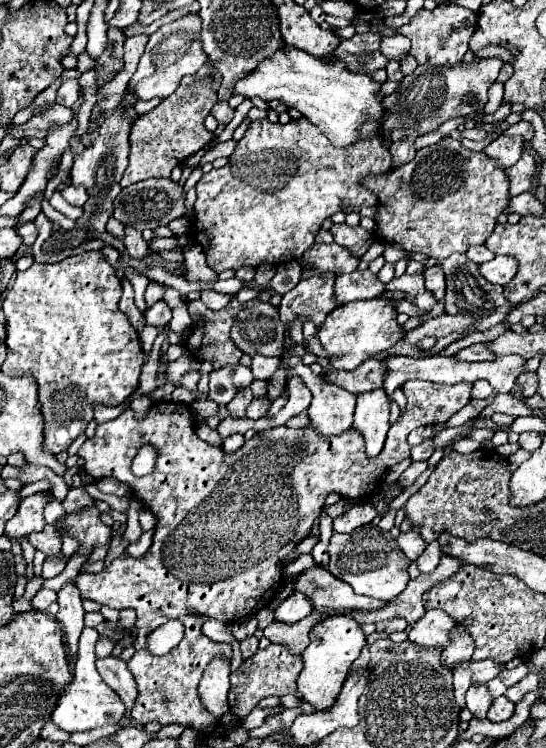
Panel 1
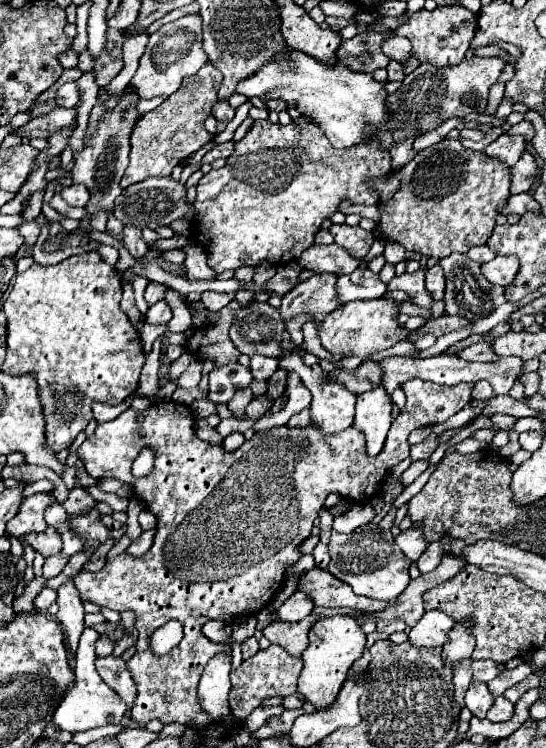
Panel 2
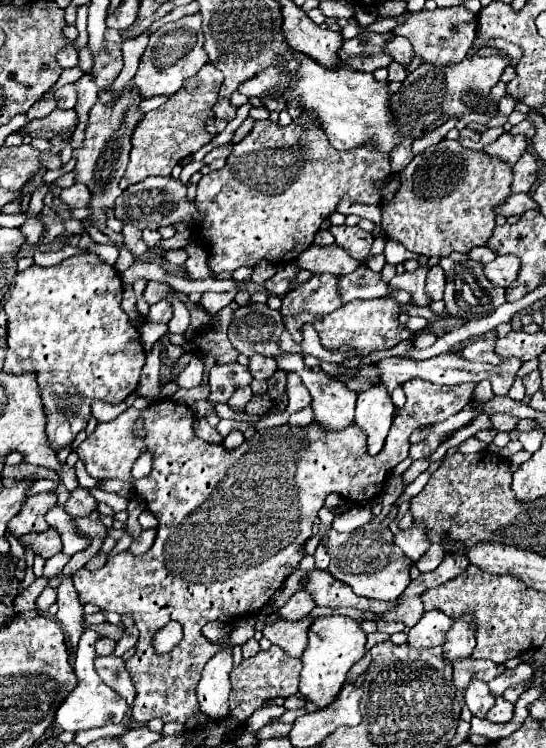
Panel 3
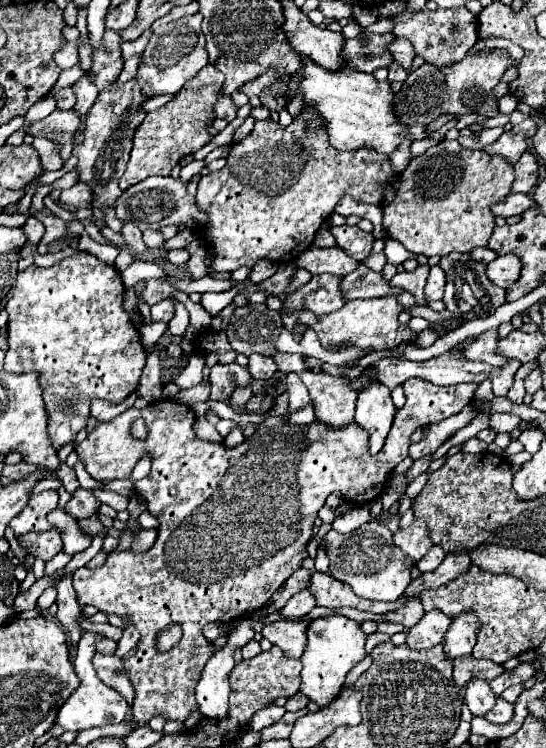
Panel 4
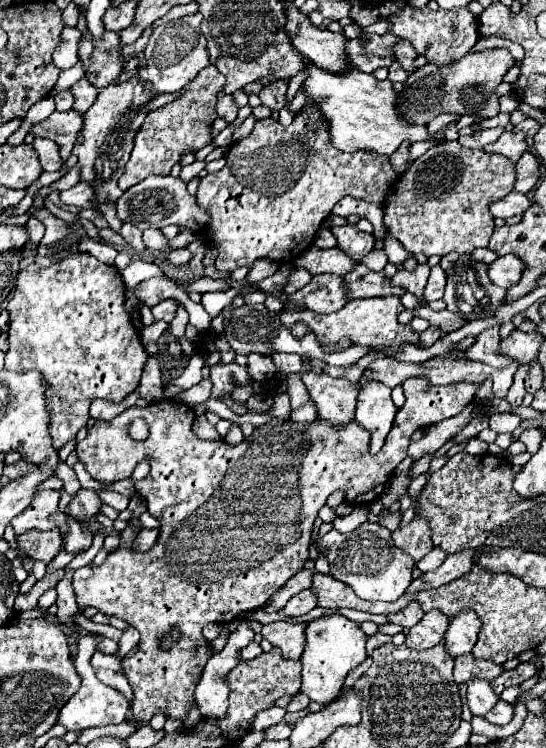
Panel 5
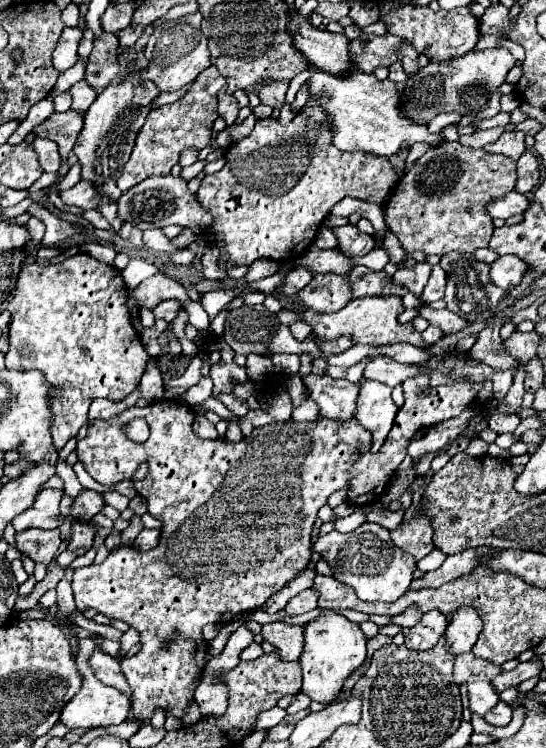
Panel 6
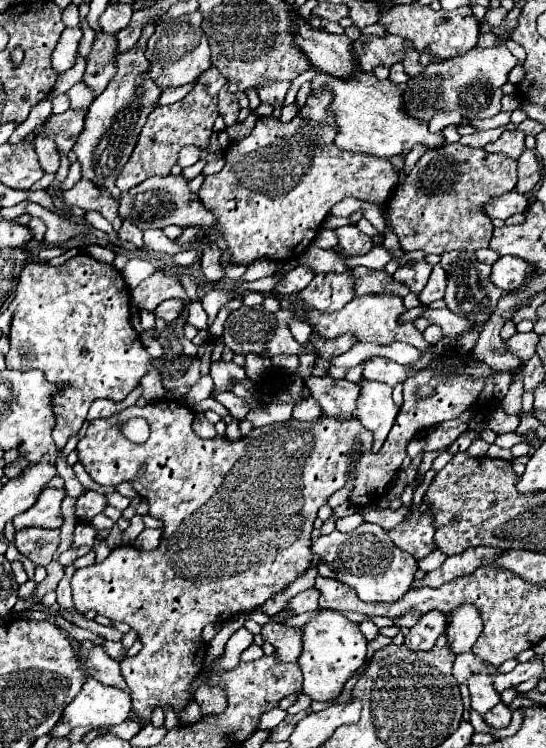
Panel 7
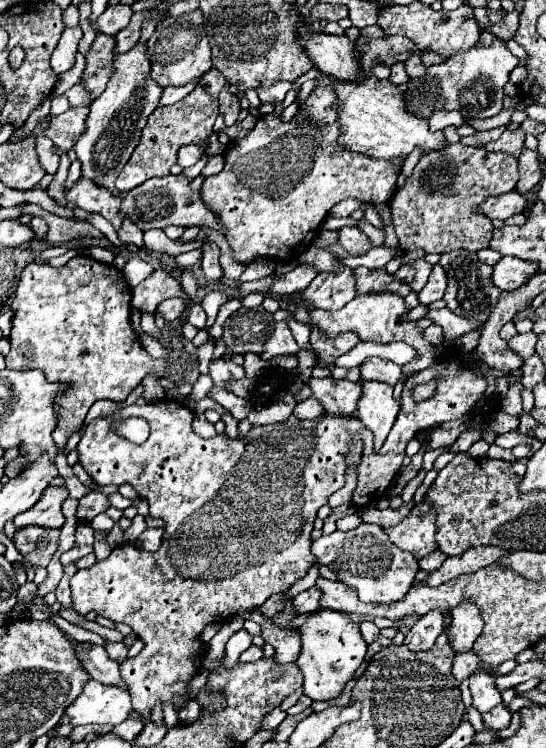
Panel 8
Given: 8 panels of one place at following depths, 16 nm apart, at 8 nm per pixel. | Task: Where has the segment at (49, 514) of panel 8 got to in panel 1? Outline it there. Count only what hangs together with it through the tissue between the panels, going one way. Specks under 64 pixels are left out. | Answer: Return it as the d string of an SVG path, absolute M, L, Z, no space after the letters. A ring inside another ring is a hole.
M32 494L28 498L24 498L14 514L14 518L10 518L4 526L4 536L8 538L22 538L28 536L32 532L40 532L40 528L44 528L44 504L46 498L42 494Z

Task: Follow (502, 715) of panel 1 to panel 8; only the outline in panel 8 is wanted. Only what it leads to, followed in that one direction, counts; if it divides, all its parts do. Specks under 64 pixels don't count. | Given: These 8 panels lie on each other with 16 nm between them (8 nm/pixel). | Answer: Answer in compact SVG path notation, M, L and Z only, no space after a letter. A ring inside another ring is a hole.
M498 704L496 708L492 708L492 710L488 710L488 712L482 714L482 720L484 720L484 724L490 730L502 730L502 728L506 728L510 724L510 718L512 718L512 714L510 714L510 710L504 704Z

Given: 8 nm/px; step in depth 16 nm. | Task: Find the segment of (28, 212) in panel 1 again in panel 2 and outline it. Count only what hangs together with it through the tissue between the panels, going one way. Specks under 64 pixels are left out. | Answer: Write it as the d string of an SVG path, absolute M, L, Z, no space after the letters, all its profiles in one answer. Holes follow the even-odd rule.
M46 188L32 195L27 208L22 212L22 216L25 220L35 219L41 213L45 191Z

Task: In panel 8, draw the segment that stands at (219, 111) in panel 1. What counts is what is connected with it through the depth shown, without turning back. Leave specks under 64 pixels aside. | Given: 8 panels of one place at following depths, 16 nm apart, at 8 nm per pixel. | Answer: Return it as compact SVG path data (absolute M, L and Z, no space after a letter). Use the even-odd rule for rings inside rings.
M228 86L220 92L220 114L224 116L226 124L234 124L238 120L238 114L240 114L240 104L238 104L238 98L234 94L228 92Z

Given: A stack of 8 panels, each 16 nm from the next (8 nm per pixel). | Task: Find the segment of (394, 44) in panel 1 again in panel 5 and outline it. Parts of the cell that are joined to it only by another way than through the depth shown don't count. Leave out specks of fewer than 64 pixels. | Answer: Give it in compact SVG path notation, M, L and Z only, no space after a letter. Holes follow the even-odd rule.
M400 38L400 42L394 46L394 56L396 60L400 60L400 64L406 68L406 72L414 72L414 58L416 58L416 50L412 48L412 44L404 38Z

